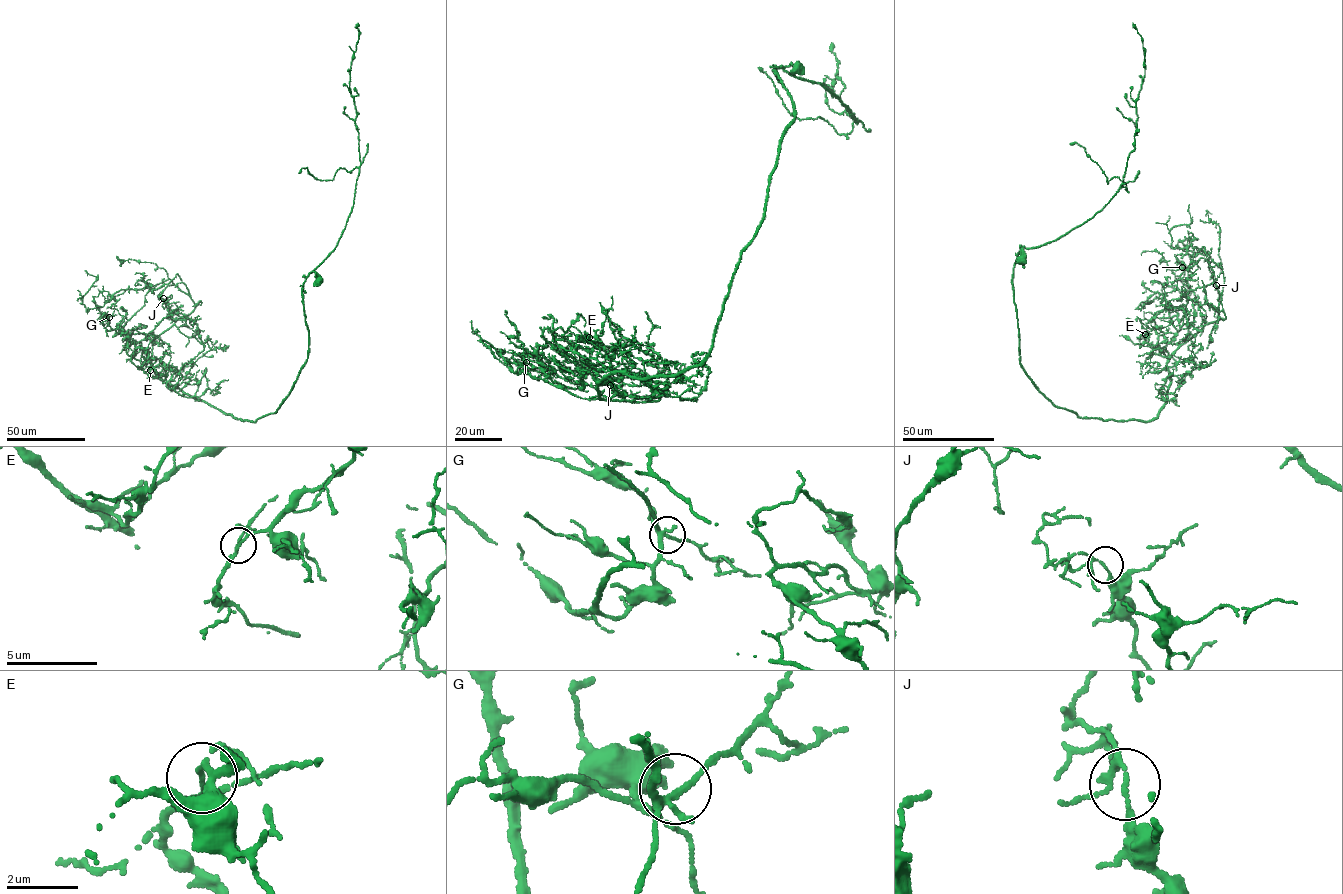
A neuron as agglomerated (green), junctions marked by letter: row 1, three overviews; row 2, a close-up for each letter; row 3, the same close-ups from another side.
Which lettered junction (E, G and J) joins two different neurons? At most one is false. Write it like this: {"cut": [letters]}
{"cut": []}

